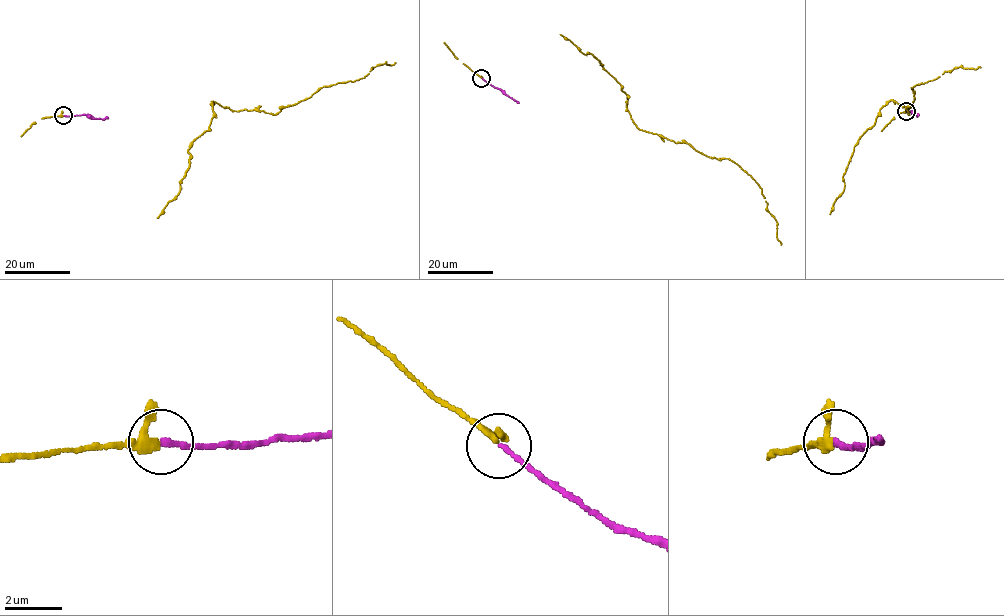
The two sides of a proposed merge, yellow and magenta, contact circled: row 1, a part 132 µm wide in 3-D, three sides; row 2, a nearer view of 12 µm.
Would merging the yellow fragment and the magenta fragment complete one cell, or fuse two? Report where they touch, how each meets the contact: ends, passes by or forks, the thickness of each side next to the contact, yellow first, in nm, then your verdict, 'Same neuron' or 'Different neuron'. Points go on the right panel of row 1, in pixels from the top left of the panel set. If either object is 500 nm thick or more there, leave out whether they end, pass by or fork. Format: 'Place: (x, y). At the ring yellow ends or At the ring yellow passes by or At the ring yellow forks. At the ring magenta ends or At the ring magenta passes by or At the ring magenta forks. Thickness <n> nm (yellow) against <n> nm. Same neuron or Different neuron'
Place: (906, 111). At the ring yellow passes by. At the ring magenta ends. Thickness 220 nm (yellow) against 170 nm. Same neuron

